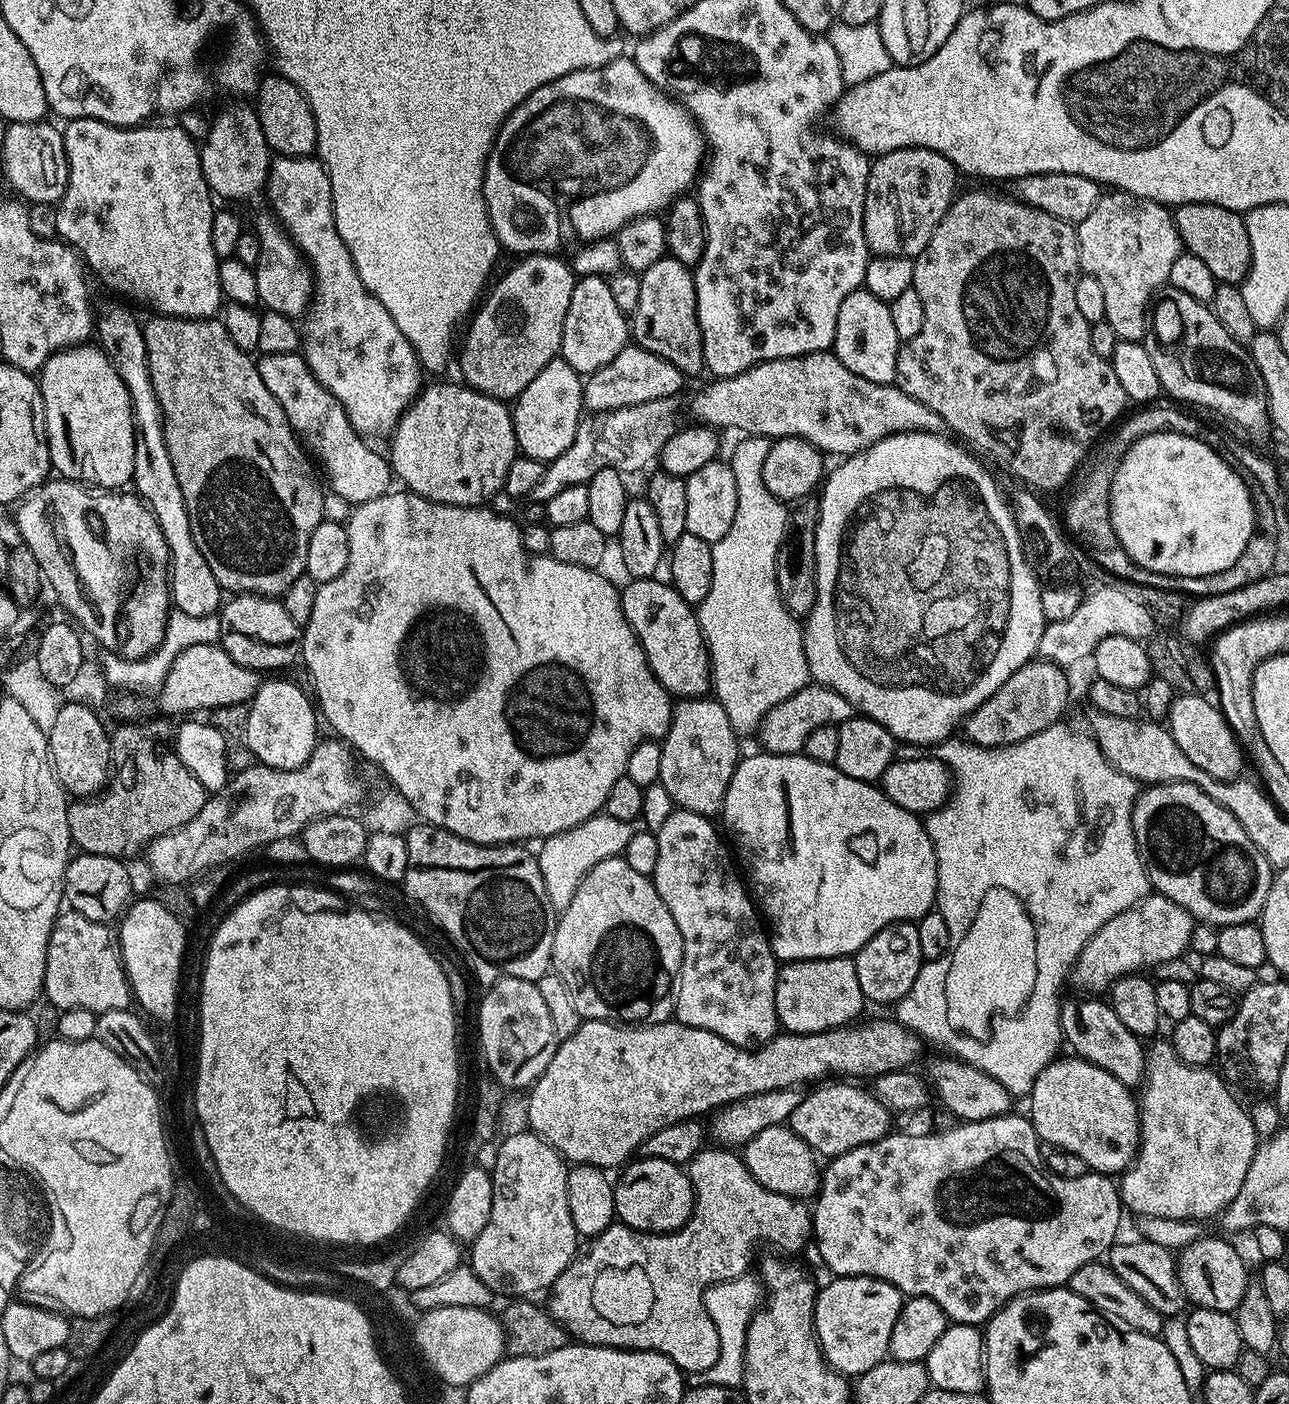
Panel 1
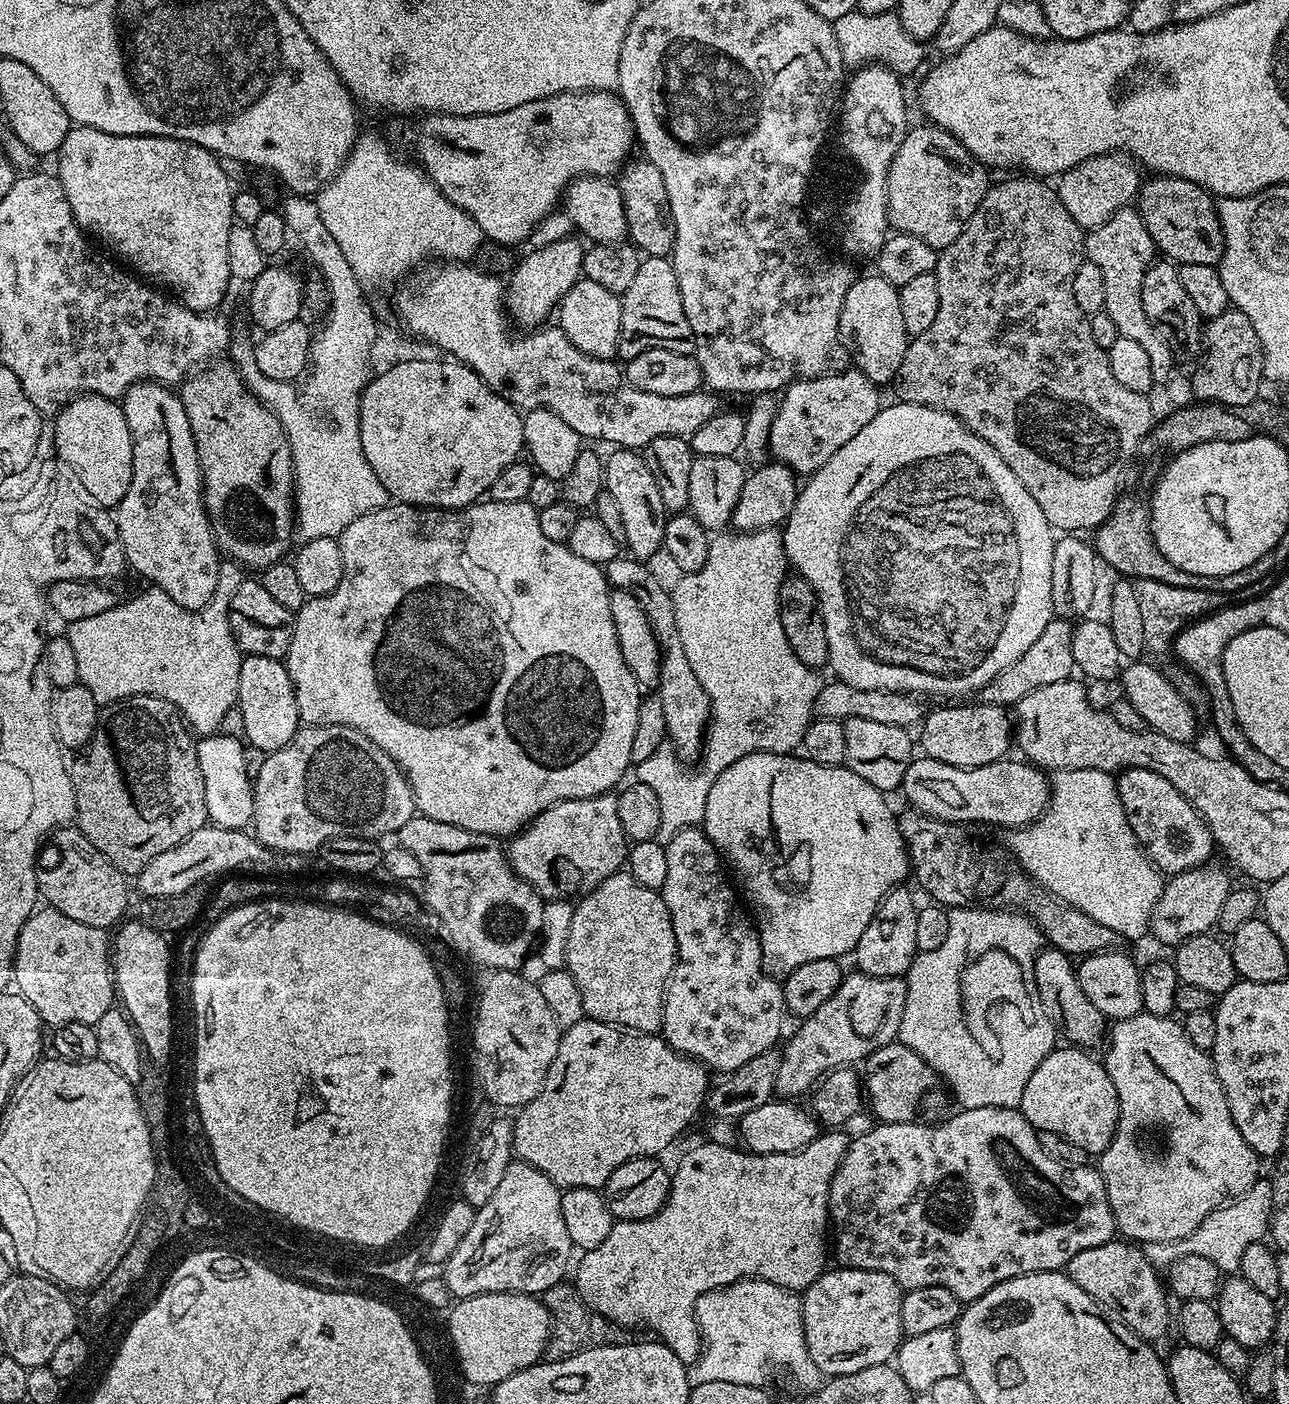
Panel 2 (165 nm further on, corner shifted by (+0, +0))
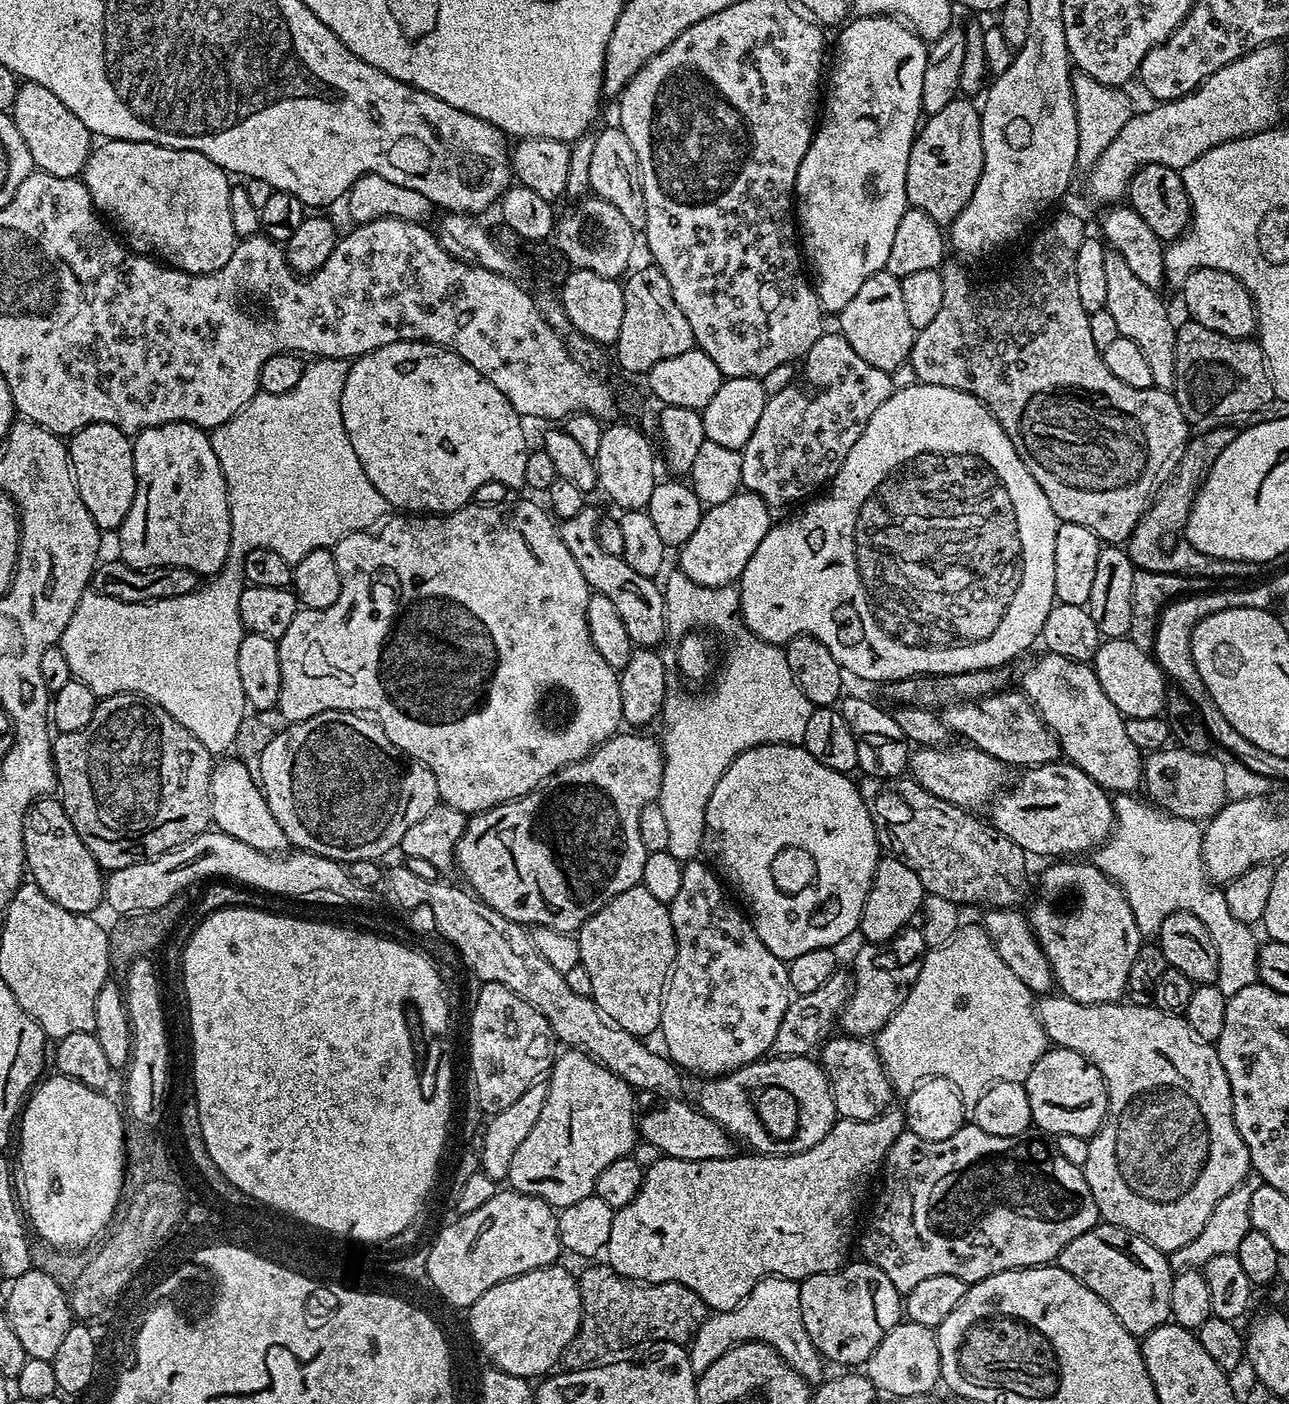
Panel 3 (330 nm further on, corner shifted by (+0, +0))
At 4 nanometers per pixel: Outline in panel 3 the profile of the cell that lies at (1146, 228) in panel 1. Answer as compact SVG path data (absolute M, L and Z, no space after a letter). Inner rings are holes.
M1111 250L1106 254L1106 308L1114 317L1121 336L1130 338L1130 342L1142 350L1146 362L1150 365L1152 387L1172 390L1176 387L1176 330L1168 317L1168 308L1160 301L1161 293L1155 288L1144 285L1134 278L1130 265L1122 254Z

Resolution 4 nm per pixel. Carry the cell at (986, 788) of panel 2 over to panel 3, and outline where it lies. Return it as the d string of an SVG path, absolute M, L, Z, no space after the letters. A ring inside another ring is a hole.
M1067 762L1037 764L1019 775L1017 784L1009 783L991 801L990 823L1029 857L1062 858L1066 852L1091 853L1111 836L1113 797L1078 766Z

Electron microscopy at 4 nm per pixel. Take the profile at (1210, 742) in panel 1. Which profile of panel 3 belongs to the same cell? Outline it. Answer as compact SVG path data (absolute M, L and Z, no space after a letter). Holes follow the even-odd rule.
M1127 638L1105 639L1094 657L1094 667L1106 698L1118 706L1126 718L1150 718L1161 715L1166 708L1166 677L1159 664L1149 653L1138 650L1134 642Z

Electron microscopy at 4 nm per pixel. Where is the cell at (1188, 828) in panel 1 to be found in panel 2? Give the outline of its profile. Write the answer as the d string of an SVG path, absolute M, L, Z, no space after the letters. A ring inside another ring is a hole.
M1125 768L1116 776L1116 789L1120 795L1122 806L1126 810L1126 818L1130 830L1134 830L1136 841L1143 848L1145 856L1152 861L1155 868L1164 874L1185 872L1188 868L1199 868L1207 865L1214 852L1214 841L1206 822L1198 814L1198 810L1162 774L1154 774L1154 770L1142 770L1141 768Z

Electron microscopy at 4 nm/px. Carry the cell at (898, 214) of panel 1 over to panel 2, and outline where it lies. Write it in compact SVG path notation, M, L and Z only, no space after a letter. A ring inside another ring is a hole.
M924 122L921 128L909 127L888 167L888 223L895 231L922 238L931 248L950 246L988 193L988 175L989 169L946 130L931 122Z

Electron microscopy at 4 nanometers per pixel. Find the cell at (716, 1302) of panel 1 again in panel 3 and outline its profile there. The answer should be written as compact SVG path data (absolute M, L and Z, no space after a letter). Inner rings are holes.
M766 1276L756 1283L750 1294L746 1294L737 1308L709 1314L690 1341L690 1366L697 1374L705 1372L712 1362L718 1362L718 1358L726 1354L726 1350L730 1350L735 1344L745 1344L751 1340L769 1344L771 1348L778 1350L778 1354L782 1354L785 1362L798 1370L804 1380L820 1382L825 1379L826 1361L814 1342L810 1342L810 1334L806 1334L806 1326L802 1322L800 1285L797 1281L781 1276Z

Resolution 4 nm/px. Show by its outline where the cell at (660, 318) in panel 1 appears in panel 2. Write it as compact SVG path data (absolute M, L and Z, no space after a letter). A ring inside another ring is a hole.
M644 256L638 266L638 275L620 296L622 322L620 323L619 355L625 361L634 359L648 348L674 350L678 354L693 355L696 336L690 330L690 318L682 310L682 294L678 290L678 278L674 274L671 259L666 256Z

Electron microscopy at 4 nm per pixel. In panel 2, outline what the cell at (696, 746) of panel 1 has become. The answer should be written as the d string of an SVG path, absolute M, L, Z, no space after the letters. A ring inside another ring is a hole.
M621 554L606 565L608 583L612 588L621 588L634 598L646 614L650 626L660 642L660 683L658 695L666 710L666 730L670 747L682 762L699 761L704 751L704 737L708 731L708 721L712 715L710 698L706 690L702 690L702 682L694 675L690 661L686 658L686 650L682 650L682 642L678 638L678 622L674 622L674 602L671 591L660 585L660 580L648 569L647 563Z

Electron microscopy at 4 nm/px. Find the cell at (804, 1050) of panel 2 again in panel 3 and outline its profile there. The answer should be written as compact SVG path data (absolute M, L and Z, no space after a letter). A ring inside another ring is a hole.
M909 926L902 929L894 938L881 944L861 943L856 957L852 960L852 992L844 1008L840 1011L838 1024L847 1035L867 1037L880 1032L886 1022L906 1002L910 990L920 973L926 947L919 927Z

